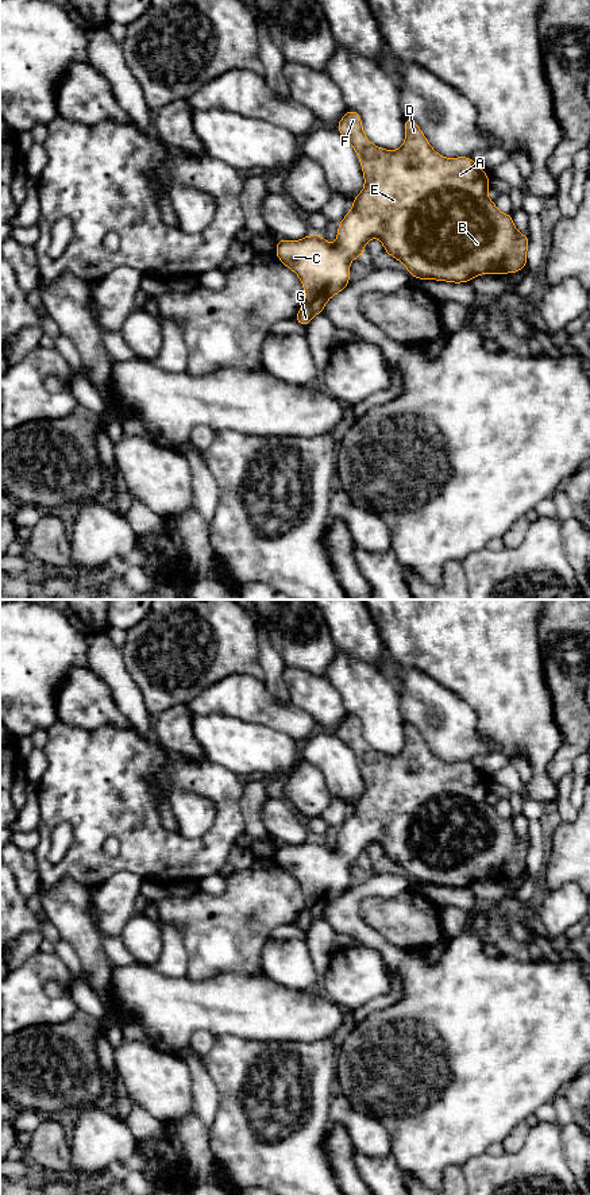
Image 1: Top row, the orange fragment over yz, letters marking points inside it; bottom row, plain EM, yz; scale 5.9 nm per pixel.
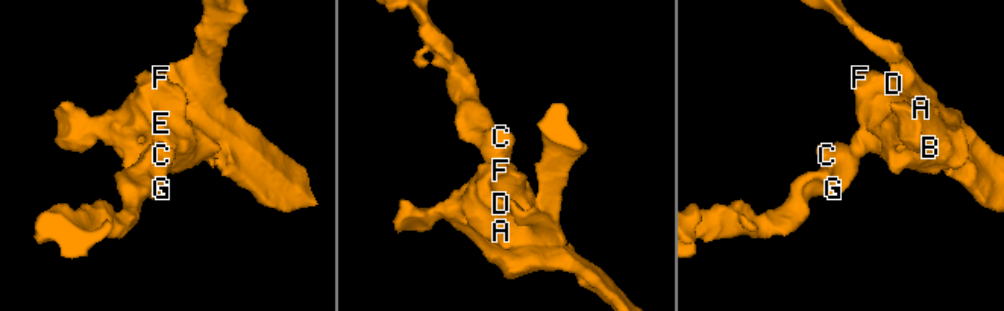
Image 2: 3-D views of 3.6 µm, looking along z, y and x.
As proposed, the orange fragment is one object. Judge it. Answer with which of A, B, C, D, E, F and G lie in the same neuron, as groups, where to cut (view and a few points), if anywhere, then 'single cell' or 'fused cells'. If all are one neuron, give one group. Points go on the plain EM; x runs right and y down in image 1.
groups A B C D E F G; cut none; single cell

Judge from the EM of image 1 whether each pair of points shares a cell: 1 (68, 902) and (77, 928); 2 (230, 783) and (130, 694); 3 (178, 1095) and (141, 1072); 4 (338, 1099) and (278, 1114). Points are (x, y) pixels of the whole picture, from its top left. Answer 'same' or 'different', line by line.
1: same
2: different
3: same
4: different

